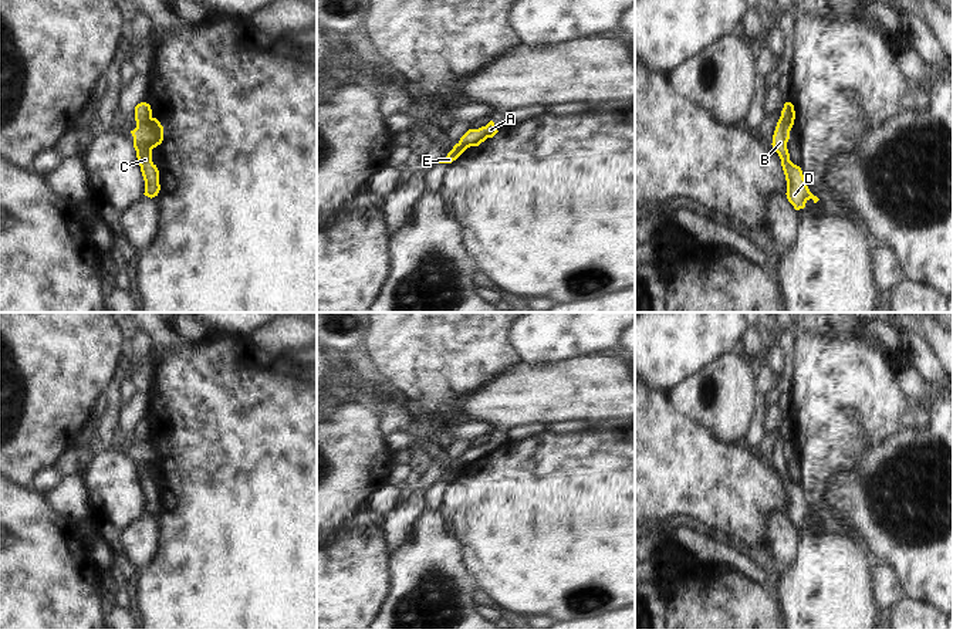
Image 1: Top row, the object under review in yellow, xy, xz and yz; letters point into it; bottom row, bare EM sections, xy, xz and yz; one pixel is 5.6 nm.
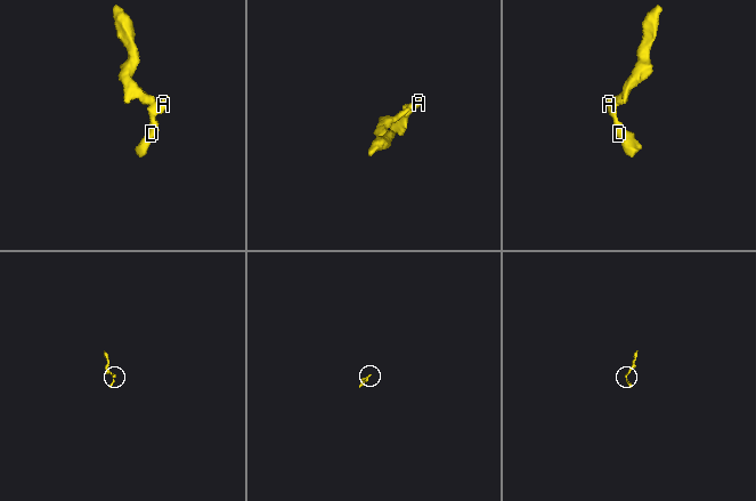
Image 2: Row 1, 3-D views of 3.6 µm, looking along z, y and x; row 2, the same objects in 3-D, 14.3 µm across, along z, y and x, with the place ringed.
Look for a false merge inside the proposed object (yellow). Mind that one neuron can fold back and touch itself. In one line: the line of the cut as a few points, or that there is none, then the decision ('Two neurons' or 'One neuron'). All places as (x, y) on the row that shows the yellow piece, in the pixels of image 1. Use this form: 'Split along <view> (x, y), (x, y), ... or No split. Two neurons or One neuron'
Split along xy (151, 117), (137, 127). Two neurons

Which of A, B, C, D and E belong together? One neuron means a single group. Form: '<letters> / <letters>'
A B C D / E

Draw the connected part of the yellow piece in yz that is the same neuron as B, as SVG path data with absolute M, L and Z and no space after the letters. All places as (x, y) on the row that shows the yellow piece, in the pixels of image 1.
M780 118L773 135L771 145L781 159L781 166L787 180L787 199L795 210L800 210L805 207L805 203L810 199L812 199L814 203L817 203L819 199L810 192L801 168L790 160L790 153L787 149L790 131L791 128Z

